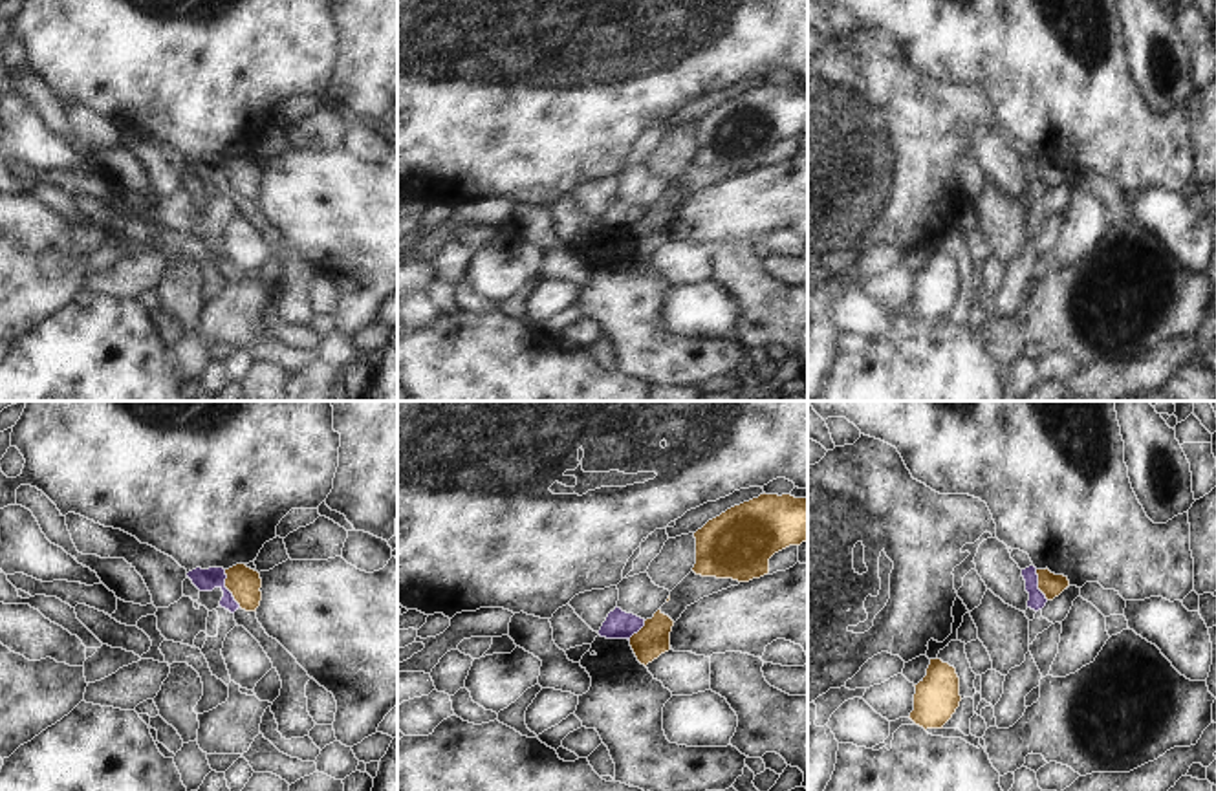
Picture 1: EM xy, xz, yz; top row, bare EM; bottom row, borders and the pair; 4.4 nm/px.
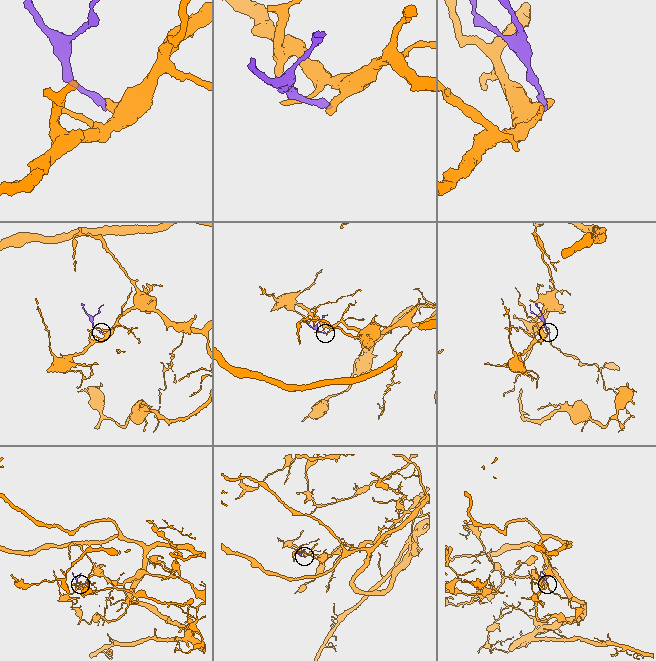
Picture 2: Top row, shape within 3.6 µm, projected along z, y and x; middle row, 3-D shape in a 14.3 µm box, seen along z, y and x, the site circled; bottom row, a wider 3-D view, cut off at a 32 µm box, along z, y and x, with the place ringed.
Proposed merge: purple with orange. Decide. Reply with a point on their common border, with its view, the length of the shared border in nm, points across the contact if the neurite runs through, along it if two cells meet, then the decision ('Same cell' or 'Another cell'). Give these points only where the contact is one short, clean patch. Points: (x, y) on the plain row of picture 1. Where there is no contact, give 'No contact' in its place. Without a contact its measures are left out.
Touches purple at xy (226, 178). Shared border 180 nm. Boundary: xy (224, 160), (226, 178), (240, 196). Another cell

